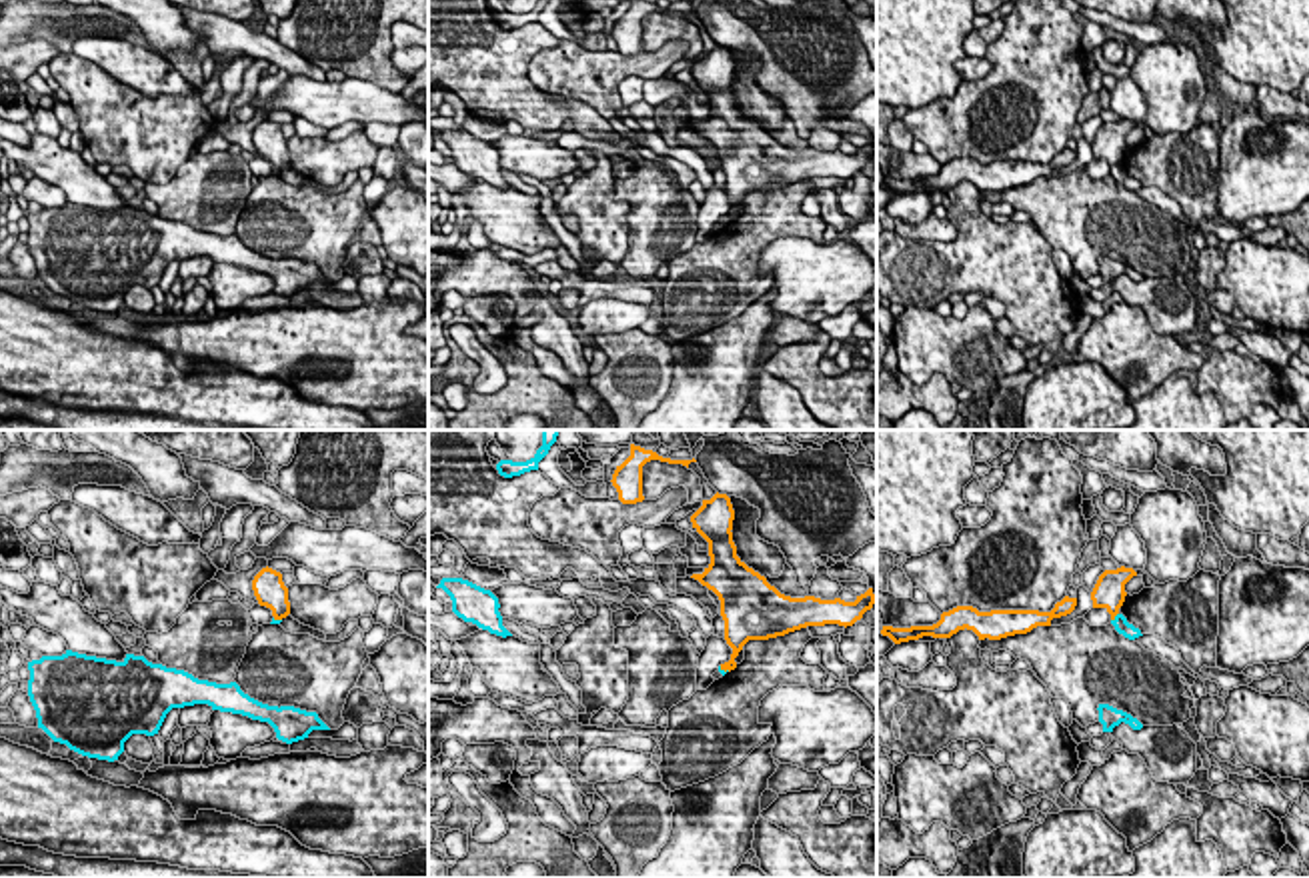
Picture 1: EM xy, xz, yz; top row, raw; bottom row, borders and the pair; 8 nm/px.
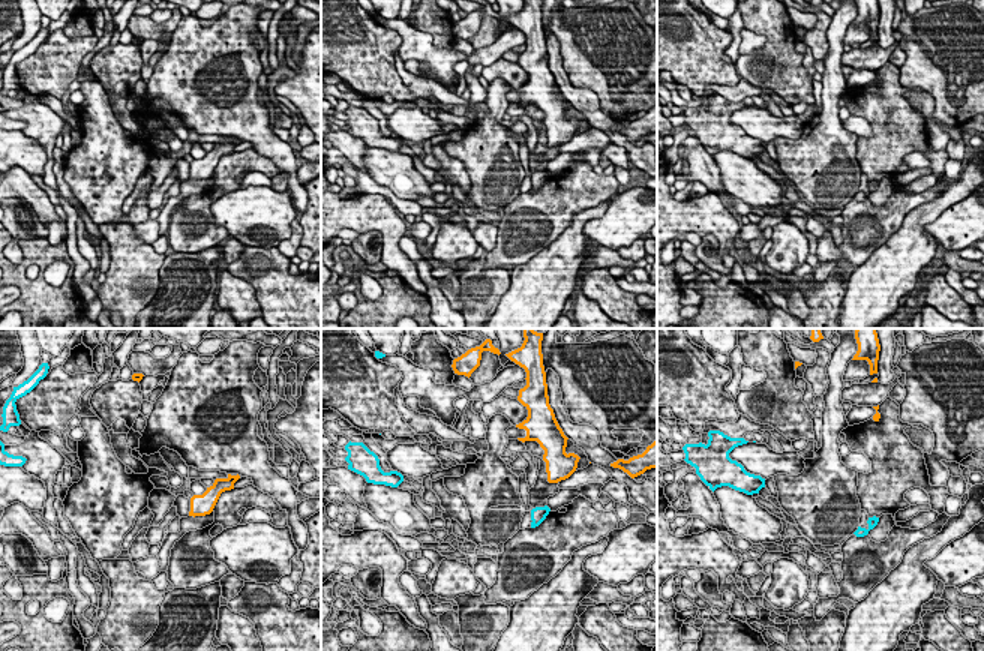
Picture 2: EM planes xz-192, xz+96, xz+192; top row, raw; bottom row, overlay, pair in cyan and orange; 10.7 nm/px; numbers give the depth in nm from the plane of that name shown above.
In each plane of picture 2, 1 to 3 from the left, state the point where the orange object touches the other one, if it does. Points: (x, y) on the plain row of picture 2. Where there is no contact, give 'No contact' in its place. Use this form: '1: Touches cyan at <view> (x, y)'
1: No contact
2: No contact
3: No contact

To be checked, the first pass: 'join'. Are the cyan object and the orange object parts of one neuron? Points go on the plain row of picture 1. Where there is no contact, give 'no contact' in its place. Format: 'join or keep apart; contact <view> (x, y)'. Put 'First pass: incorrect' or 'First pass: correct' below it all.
keep apart; contact yz (1115, 168)
First pass: incorrect

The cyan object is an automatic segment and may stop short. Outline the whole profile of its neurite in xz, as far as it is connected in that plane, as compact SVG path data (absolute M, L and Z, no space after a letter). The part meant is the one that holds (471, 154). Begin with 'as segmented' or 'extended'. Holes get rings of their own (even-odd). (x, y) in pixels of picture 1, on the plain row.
as segmented; M442 130L436 140L442 140L452 152L452 164L464 174L472 174L482 182L496 188L512 188L502 178L502 168L498 164L498 150L468 132L462 130Z

